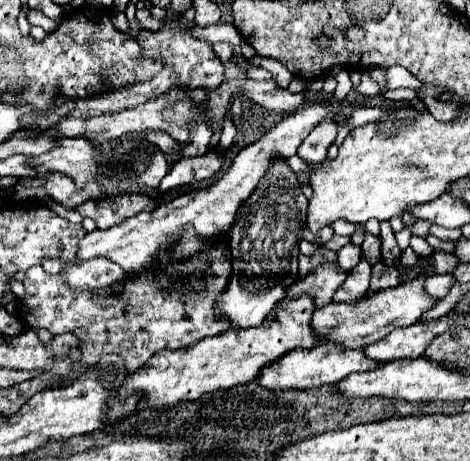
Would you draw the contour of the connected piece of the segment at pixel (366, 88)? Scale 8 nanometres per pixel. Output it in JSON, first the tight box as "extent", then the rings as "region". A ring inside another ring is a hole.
{"extent":[354,74,380,96],"region":[[[362,74],[362,80],[360,80],[360,84],[354,90],[358,94],[362,94],[362,96],[376,96],[376,94],[380,94],[380,86],[368,74]]]}

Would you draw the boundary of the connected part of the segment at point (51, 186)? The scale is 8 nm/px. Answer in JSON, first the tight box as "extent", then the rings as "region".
{"extent":[44,172,94,208],"region":[[[48,172],[44,178],[46,178],[46,184],[44,184],[46,194],[48,194],[48,196],[54,196],[52,200],[60,202],[60,204],[66,206],[66,208],[76,208],[76,206],[80,206],[82,202],[94,198],[94,196],[88,194],[86,190],[78,188],[72,178],[68,178],[68,176],[60,174],[60,172]]]}

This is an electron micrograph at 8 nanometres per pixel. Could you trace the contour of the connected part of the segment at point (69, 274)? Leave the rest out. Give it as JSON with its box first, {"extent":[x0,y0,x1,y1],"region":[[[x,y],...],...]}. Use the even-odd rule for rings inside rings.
{"extent":[64,258,124,288],"region":[[[92,258],[90,262],[74,262],[64,274],[66,284],[74,288],[102,288],[112,286],[124,278],[124,270],[108,258]]]}

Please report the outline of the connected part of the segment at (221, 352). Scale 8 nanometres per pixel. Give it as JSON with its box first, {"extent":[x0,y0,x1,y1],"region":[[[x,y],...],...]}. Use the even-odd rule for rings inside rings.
{"extent":[118,294,320,410],"region":[[[302,294],[296,298],[282,300],[278,310],[274,310],[274,320],[268,324],[260,324],[254,328],[230,328],[218,336],[206,336],[188,348],[174,352],[158,352],[154,354],[154,358],[150,358],[150,362],[146,362],[146,366],[126,378],[118,396],[126,398],[134,392],[140,392],[144,394],[144,398],[138,410],[166,408],[174,406],[174,402],[200,398],[210,390],[252,382],[258,378],[264,366],[276,362],[290,350],[314,348],[320,342],[310,326],[314,308],[314,298]]]}

